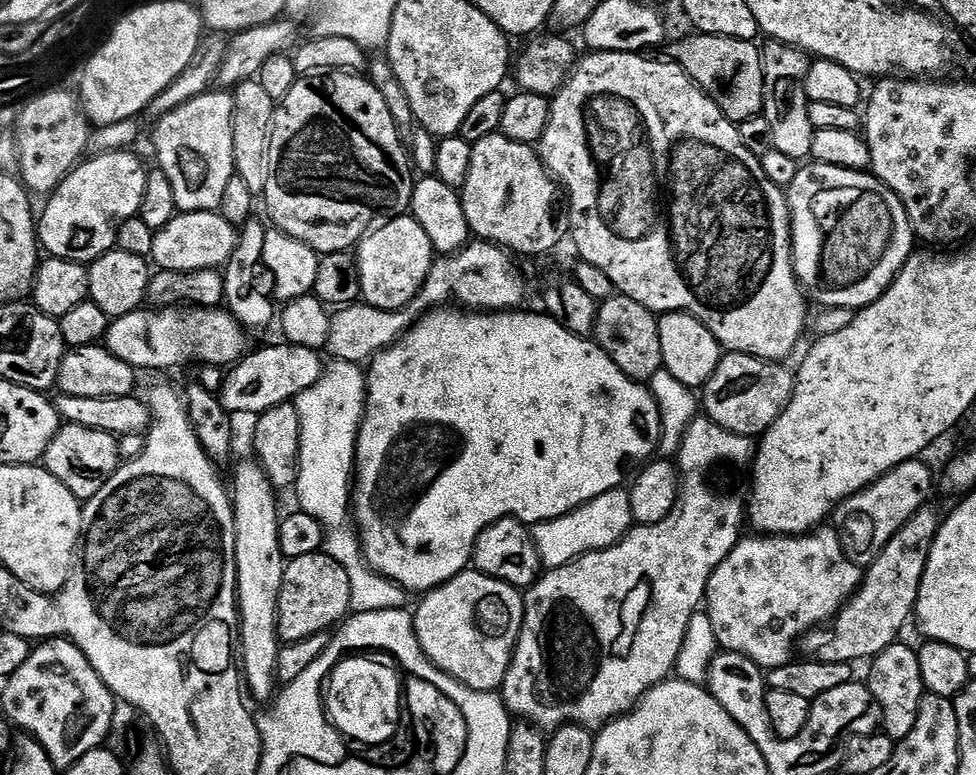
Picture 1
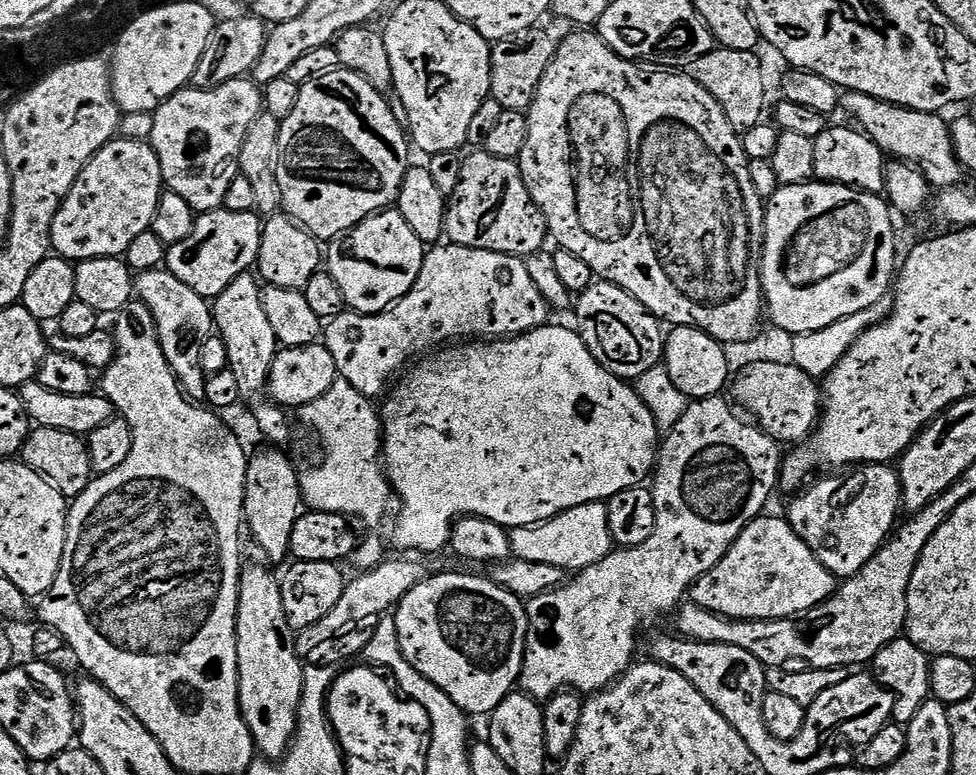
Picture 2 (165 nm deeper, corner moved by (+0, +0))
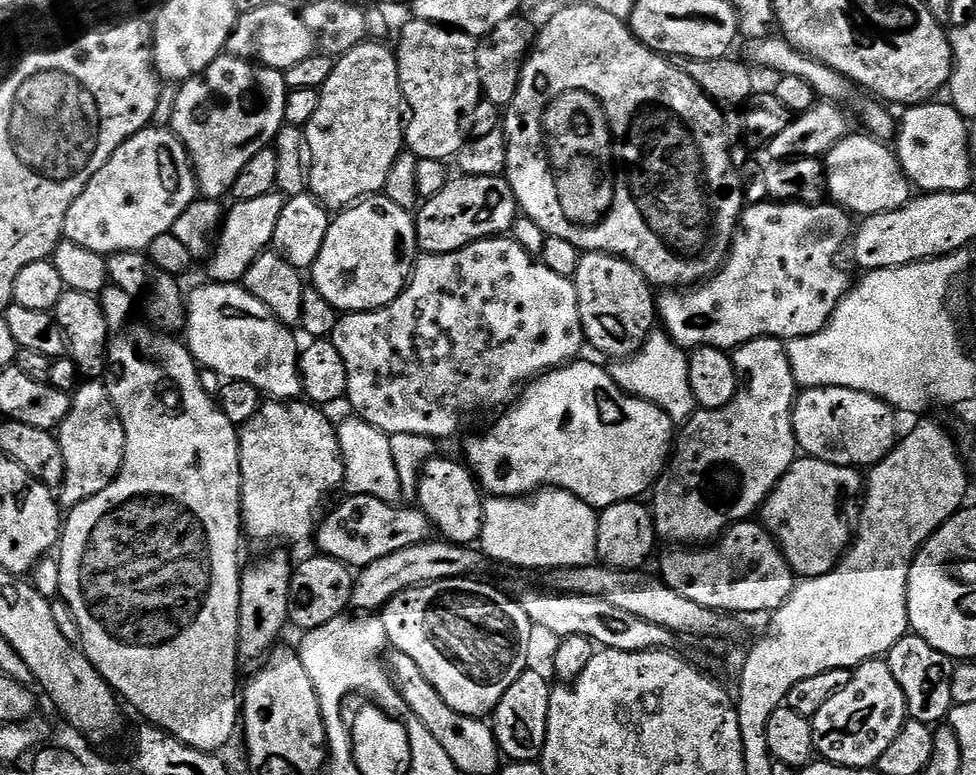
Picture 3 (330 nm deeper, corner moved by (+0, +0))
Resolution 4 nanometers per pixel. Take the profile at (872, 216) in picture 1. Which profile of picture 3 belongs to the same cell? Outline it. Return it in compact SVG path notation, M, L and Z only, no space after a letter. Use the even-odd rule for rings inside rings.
M831 202L748 204L740 215L732 248L720 271L691 290L665 291L658 300L659 323L668 337L685 350L735 350L763 336L773 336L775 340L789 342L813 335L826 327L828 319L850 289L847 274L836 265L836 255L844 243L847 245L853 239L853 235L853 217Z

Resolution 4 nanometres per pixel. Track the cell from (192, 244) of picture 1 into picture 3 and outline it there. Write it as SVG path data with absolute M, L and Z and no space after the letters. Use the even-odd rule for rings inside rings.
M279 191L266 194L262 198L242 200L233 203L227 209L224 222L220 230L220 239L216 242L216 250L207 261L208 272L217 284L240 284L246 270L250 270L252 263L269 251L274 238L274 226L278 226L278 217L282 215L285 197Z

